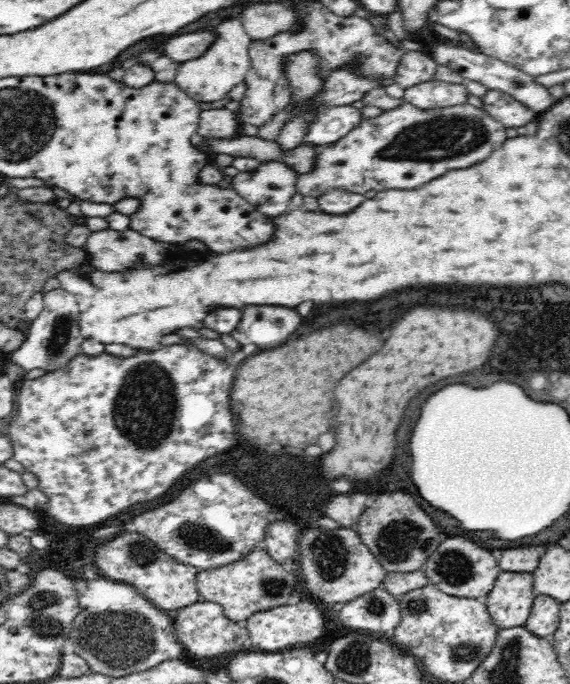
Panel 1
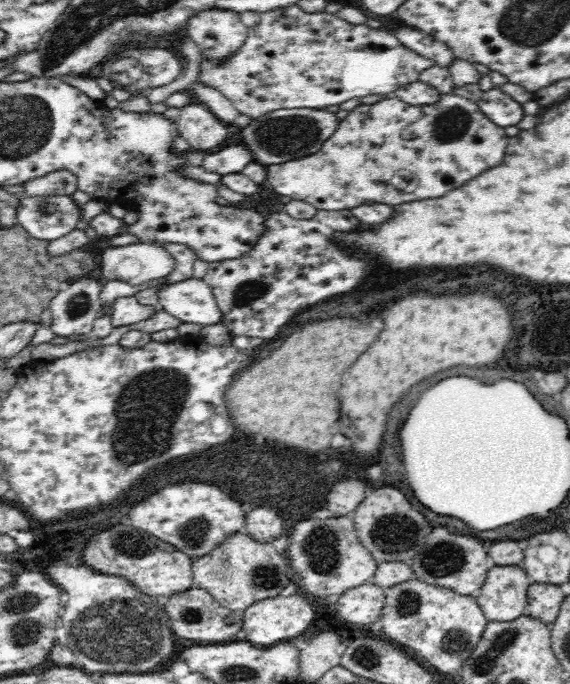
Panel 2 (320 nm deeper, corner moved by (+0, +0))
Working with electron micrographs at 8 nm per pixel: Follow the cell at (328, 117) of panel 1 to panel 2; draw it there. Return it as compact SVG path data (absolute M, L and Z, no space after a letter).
M291 108L268 112L252 119L242 128L243 144L250 151L254 162L263 164L282 164L308 156L308 128L310 128L310 154L320 150L325 140L328 140L336 128L338 118L334 113L313 108Z

